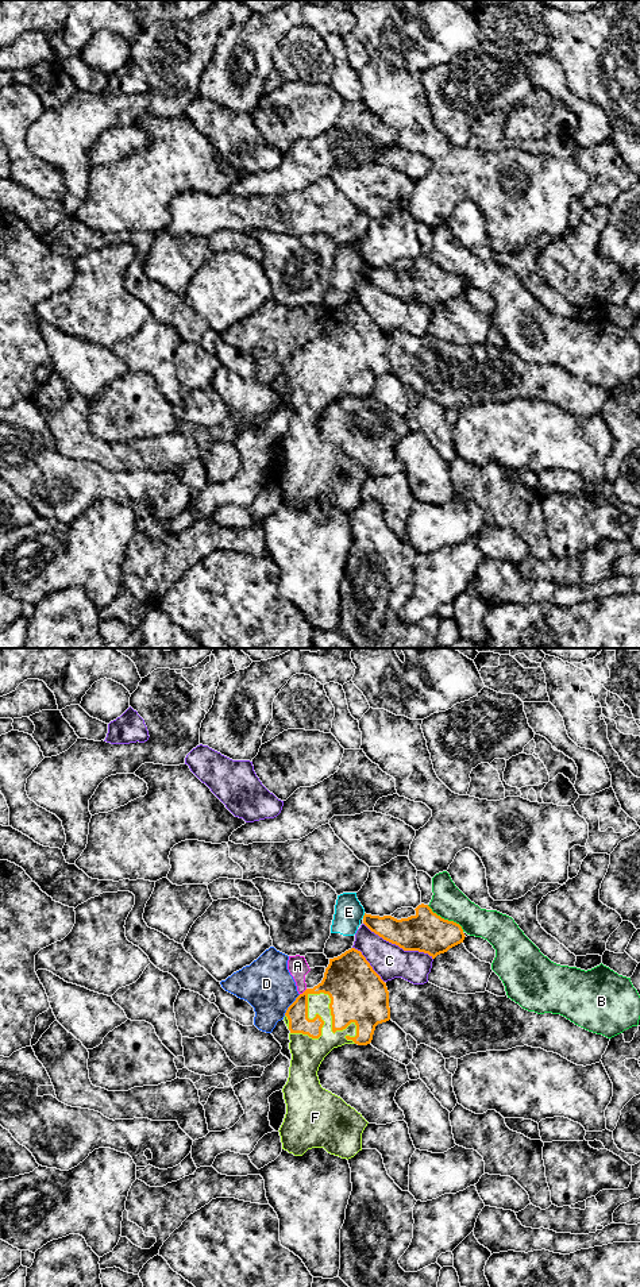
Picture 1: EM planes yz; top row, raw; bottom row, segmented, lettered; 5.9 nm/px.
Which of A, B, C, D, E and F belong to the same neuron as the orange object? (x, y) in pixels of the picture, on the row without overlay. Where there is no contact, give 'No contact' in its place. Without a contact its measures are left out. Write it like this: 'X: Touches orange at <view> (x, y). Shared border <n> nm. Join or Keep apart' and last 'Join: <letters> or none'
A: Touches orange at yz (304, 343). Shared border 60 nm. Keep apart
B: Touches orange at yz (446, 272). Shared border 280 nm. Keep apart
C: Touches orange at yz (398, 297). Shared border 460 nm. Keep apart
D: Touches orange at yz (290, 357). Shared border 160 nm. Keep apart
E: Touches orange at yz (363, 268). Shared border 40 nm. Keep apart
F: Touches orange at yz (307, 349). Shared border 400 nm. Join
Join: F

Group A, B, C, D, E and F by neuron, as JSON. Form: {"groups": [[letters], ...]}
{"groups": [["A", "D"], ["B"], ["C"], ["E"], ["F"]]}

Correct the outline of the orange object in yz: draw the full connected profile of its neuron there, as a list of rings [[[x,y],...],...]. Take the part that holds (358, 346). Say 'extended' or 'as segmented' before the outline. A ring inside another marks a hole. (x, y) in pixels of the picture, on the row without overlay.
extended | [[[355,300],[329,311],[323,332],[313,340],[306,340],[288,359],[284,373],[290,382],[292,412],[289,429],[282,440],[286,455],[286,466],[278,482],[282,501],[302,508],[308,501],[324,500],[328,505],[347,512],[362,502],[362,485],[369,474],[340,448],[323,440],[317,423],[334,400],[344,396],[370,396],[375,378],[389,371],[386,335]]]

